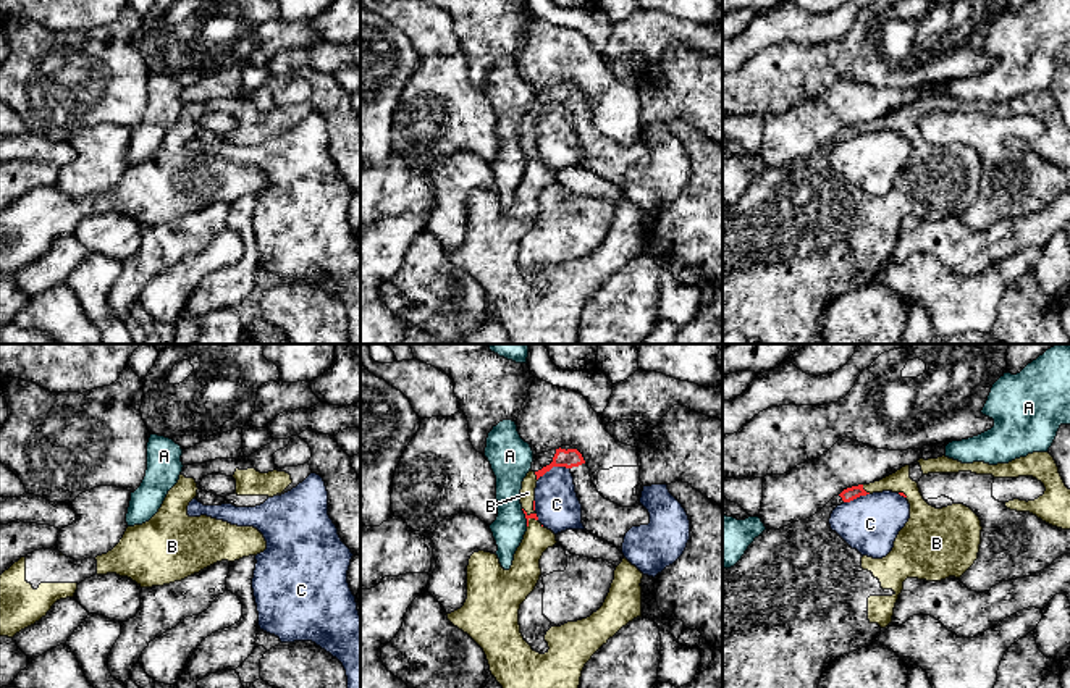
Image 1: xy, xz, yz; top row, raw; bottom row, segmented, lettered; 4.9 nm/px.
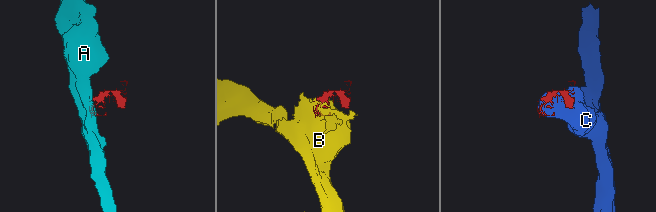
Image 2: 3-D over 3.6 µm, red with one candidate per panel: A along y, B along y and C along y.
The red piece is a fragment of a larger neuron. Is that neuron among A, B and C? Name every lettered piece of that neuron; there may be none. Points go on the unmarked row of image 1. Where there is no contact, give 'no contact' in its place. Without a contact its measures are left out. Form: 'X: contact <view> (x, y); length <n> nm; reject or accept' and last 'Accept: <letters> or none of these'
A: contact xz (526, 155); length 90 nm; reject
B: contact xz (530, 152); length 150 nm; accept
C: contact xz (553, 104); length 180 nm; reject
Accept: B

